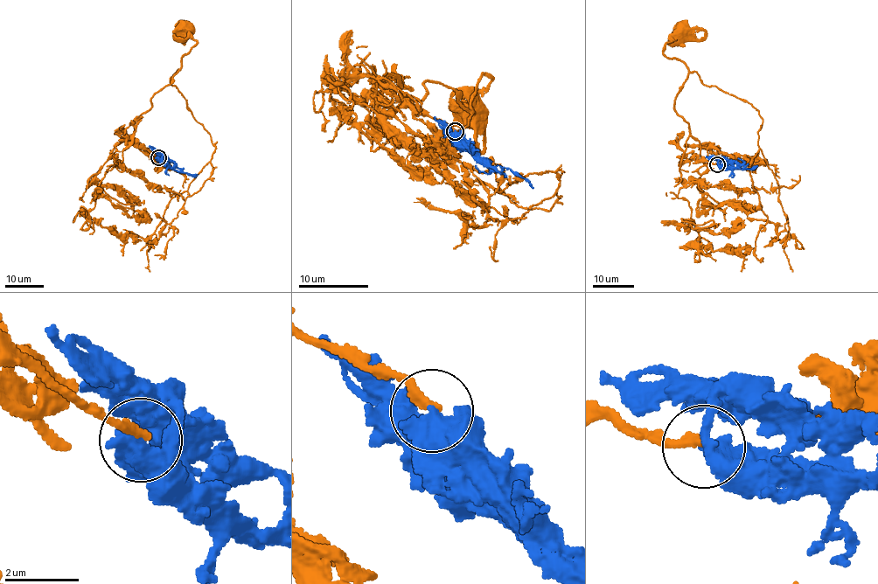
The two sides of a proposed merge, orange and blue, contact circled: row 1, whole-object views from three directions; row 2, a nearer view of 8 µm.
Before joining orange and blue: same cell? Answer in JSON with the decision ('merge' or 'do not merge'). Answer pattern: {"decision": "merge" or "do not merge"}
{"decision": "merge"}

